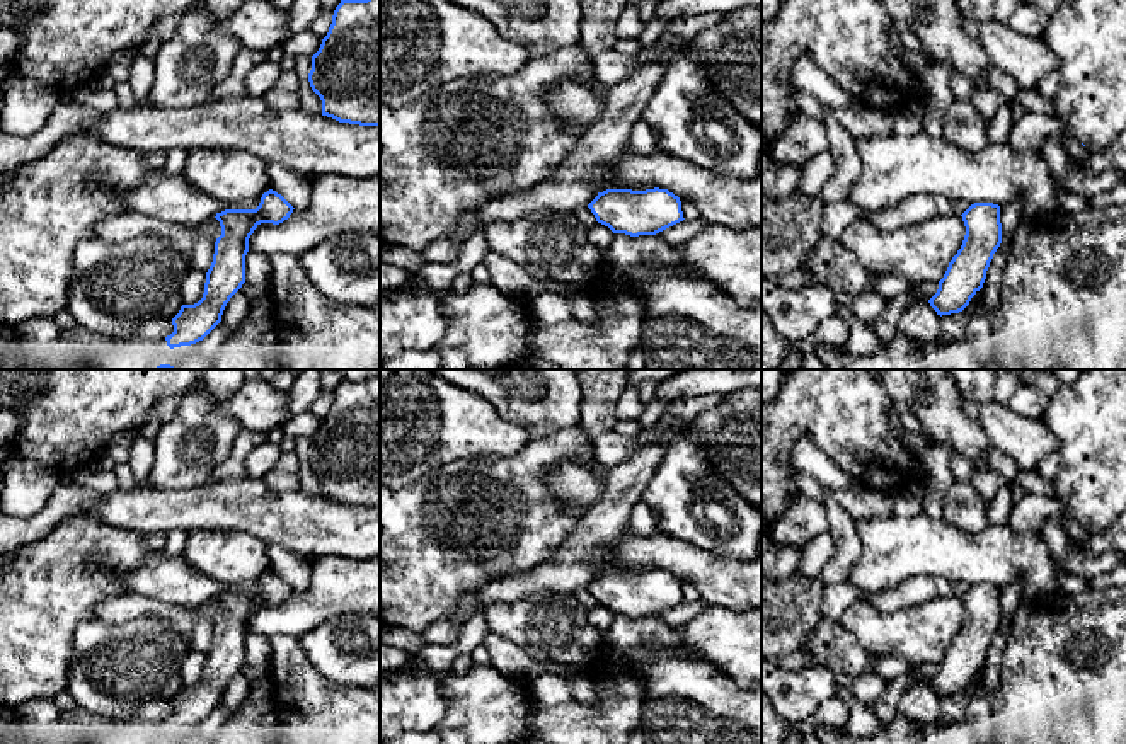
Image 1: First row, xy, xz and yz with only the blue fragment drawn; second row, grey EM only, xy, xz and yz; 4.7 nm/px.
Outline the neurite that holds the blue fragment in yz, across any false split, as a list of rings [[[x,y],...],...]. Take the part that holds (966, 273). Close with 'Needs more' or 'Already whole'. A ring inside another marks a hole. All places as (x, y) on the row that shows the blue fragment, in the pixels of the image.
[[[974,203],[962,215],[966,235],[928,300],[937,315],[962,312],[983,288],[993,254],[1002,243],[1000,206]]]. Already whole

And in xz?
[[[606,189],[588,204],[613,233],[656,235],[683,221],[681,201],[668,189]]]. Already whole

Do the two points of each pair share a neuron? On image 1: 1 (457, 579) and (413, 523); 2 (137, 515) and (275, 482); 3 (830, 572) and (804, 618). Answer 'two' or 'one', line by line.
1: one
2: two
3: two

